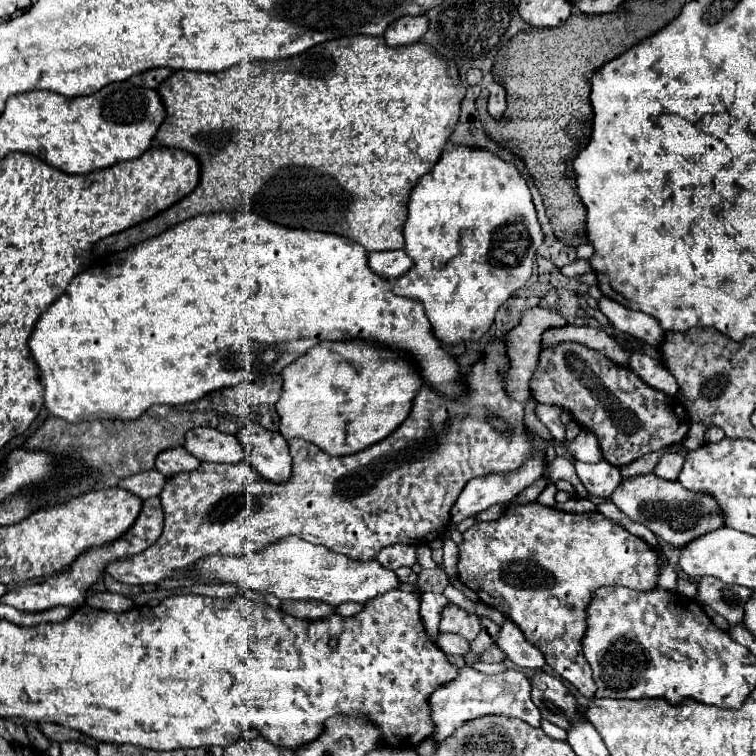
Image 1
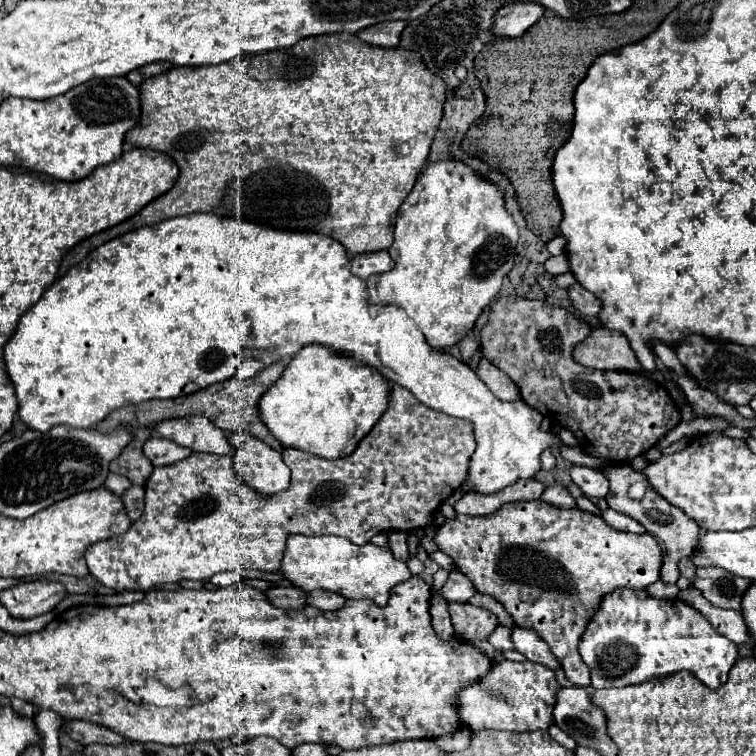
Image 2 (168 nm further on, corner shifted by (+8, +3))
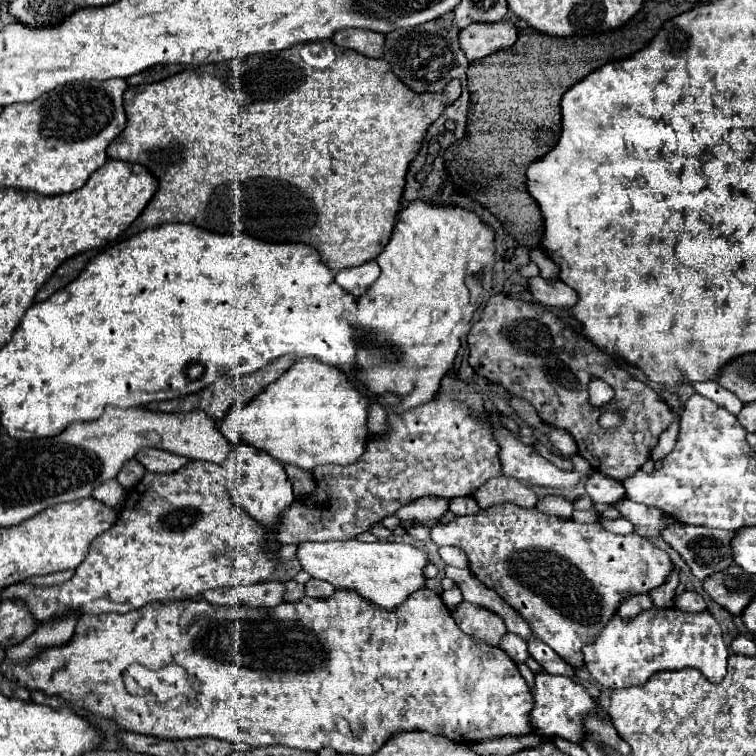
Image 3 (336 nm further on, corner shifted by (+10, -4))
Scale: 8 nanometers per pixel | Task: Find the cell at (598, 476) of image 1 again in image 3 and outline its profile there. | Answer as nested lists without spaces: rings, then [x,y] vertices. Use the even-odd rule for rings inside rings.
[[[594,473],[588,481],[586,481],[586,493],[590,495],[590,499],[594,503],[616,503],[624,497],[624,487],[620,481],[610,479],[602,473]]]

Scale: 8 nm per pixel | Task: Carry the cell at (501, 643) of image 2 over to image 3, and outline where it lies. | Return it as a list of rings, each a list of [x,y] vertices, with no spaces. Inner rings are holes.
[[[506,633],[500,641],[500,649],[508,653],[508,657],[514,661],[514,663],[522,663],[526,661],[530,655],[528,655],[528,649],[526,649],[526,641],[514,633]]]

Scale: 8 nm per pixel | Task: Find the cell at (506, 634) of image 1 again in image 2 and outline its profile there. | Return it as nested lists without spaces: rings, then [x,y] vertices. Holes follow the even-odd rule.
[[[514,626],[512,628],[512,642],[516,646],[518,652],[522,652],[528,660],[532,662],[538,662],[538,664],[544,664],[552,670],[558,670],[558,660],[554,658],[554,654],[550,652],[550,646],[530,628],[520,628],[520,626]]]

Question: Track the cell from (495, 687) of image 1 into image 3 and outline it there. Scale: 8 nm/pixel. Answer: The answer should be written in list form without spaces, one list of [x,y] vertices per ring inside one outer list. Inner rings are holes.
[[[540,671],[534,675],[532,695],[534,695],[534,709],[530,717],[532,733],[540,737],[562,737],[562,739],[578,743],[584,731],[582,715],[594,709],[594,699],[588,695],[588,691],[582,685],[574,683],[570,677],[558,677],[558,675]]]

